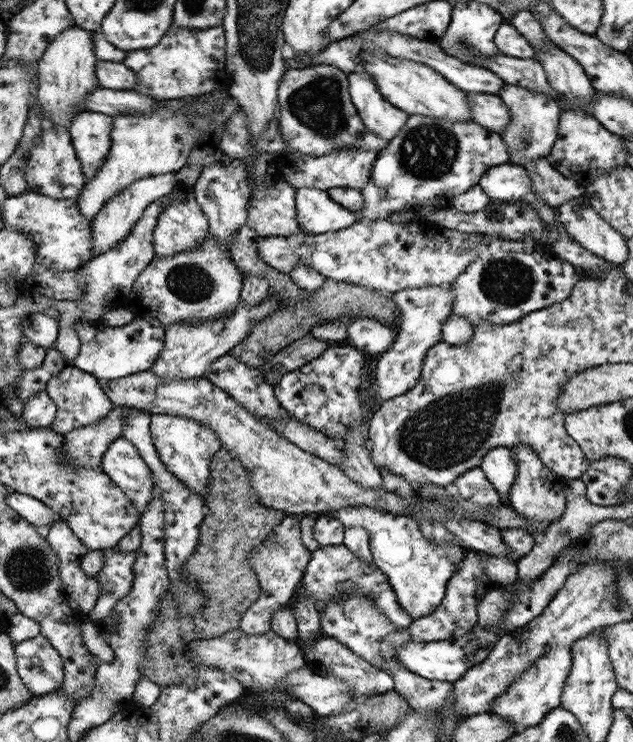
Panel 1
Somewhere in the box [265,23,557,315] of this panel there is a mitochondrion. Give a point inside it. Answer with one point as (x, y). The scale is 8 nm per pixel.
(317, 104)

